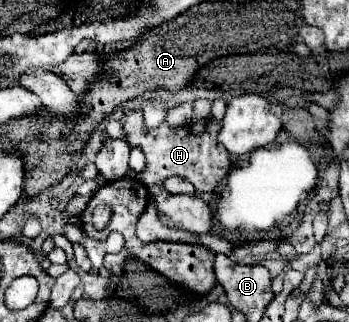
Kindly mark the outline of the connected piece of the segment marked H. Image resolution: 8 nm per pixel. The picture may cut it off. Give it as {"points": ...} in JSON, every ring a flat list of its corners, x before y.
{"points":[[135,108,121,118,121,124,129,146,141,148,147,156,147,168,143,174,139,174,139,182,143,182,145,186,151,186,159,180,167,180,169,176,181,176,187,178,197,192,215,192,219,182,231,170,229,152,217,142,217,134,221,130,221,122,217,120,195,124,191,122,183,126,171,126,167,122,161,122,157,128,145,128,143,110]]}

